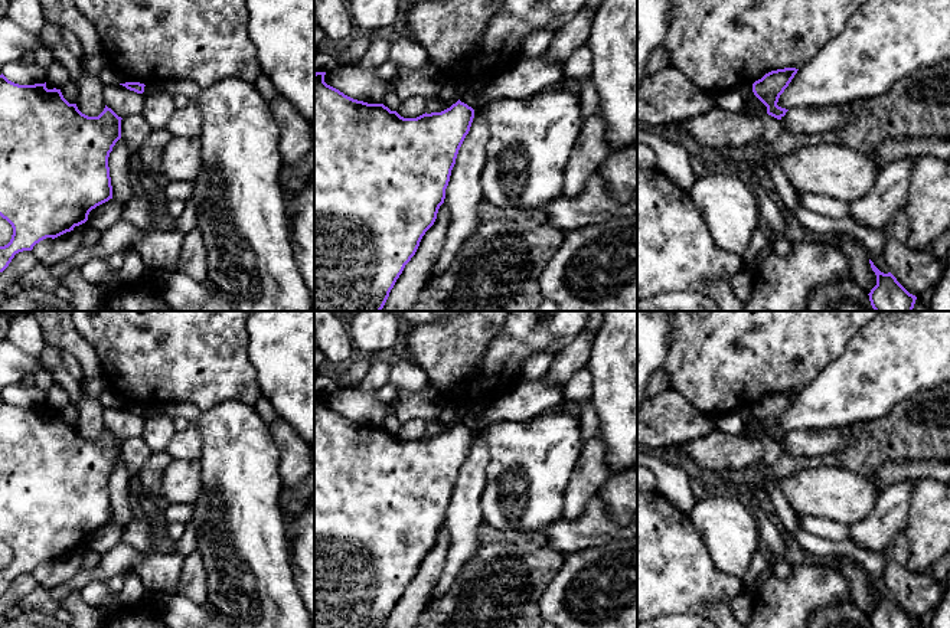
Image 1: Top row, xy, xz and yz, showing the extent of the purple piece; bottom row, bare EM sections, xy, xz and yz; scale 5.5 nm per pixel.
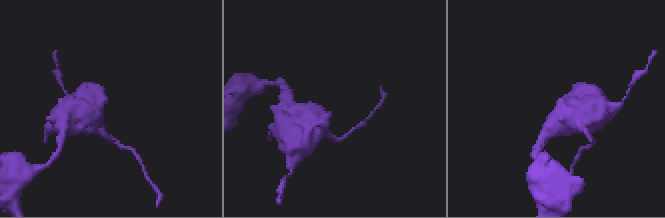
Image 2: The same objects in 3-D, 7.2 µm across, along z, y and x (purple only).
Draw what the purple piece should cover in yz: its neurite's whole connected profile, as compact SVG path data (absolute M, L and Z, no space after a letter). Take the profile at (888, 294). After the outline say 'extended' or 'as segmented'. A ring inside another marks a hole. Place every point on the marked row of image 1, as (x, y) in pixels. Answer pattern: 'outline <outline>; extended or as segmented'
outline M869 259L876 275L876 285L871 290L869 301L875 311L913 311L917 297L910 294L897 278L881 272Z; as segmented

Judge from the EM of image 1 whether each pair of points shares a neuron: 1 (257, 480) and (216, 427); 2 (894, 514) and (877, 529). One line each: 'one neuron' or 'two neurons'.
1: one neuron
2: one neuron

